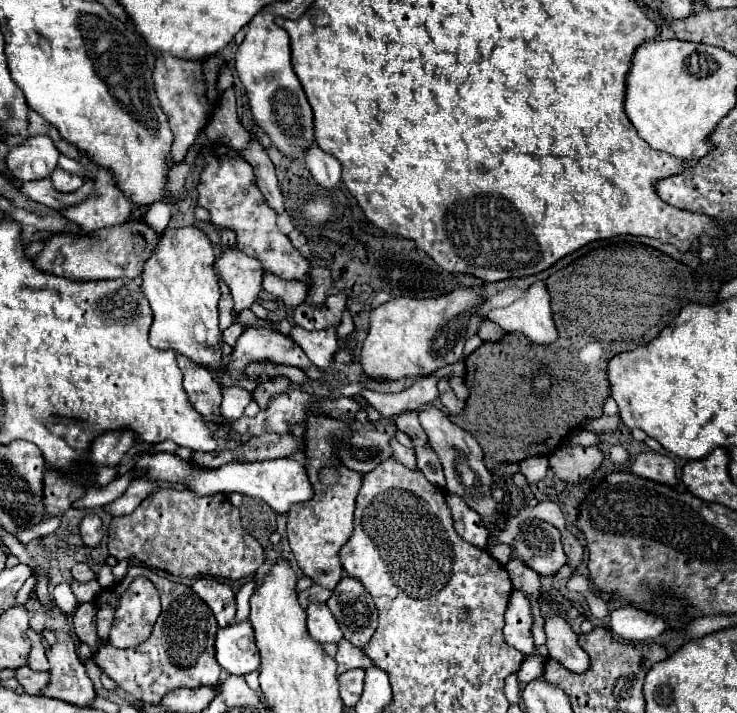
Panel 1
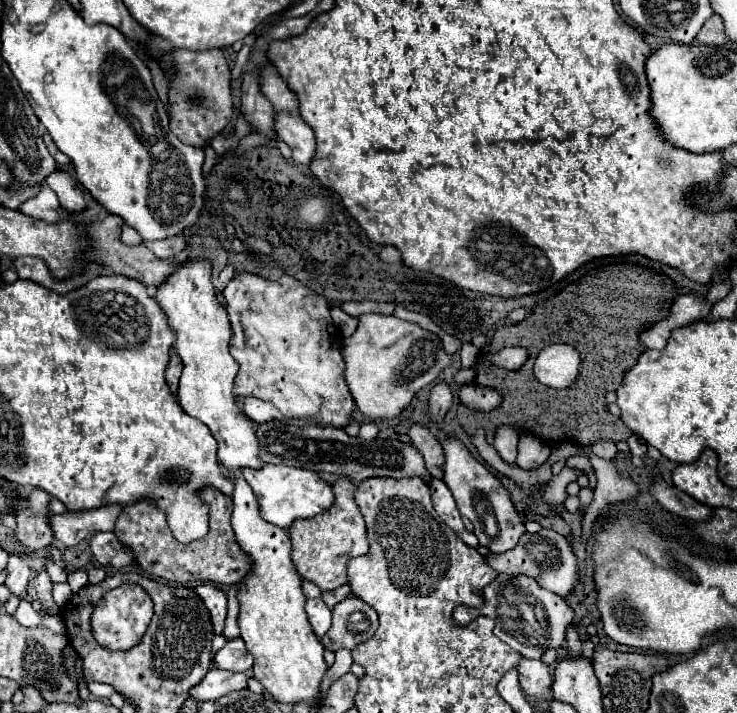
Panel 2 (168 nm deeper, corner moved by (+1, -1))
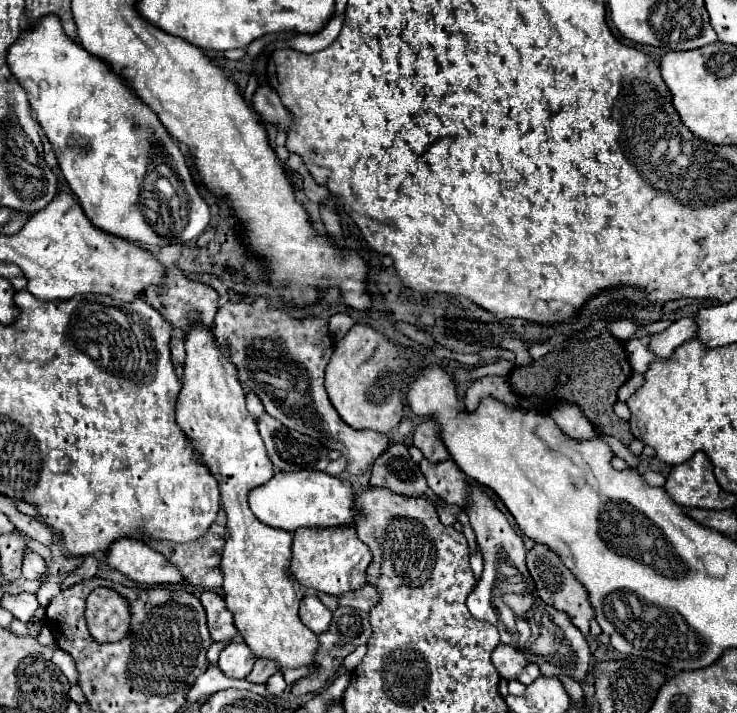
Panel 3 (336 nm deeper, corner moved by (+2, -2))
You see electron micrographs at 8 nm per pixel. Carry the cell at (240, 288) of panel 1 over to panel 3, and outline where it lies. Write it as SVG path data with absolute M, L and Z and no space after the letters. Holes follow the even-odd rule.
M234 294L228 298L222 306L218 306L216 318L214 318L214 334L220 340L230 342L230 352L234 358L234 364L238 366L238 378L240 382L258 394L262 400L266 412L280 420L284 426L308 434L316 440L320 440L324 446L330 446L332 450L340 450L344 456L350 458L350 464L346 472L350 474L362 474L368 470L368 466L386 450L388 438L384 434L372 432L372 430L356 430L348 426L338 412L334 412L334 406L324 390L324 370L334 354L334 340L328 330L328 320L320 316L306 316L306 318L294 318L286 310L268 310L268 312L254 312L252 302L244 294Z

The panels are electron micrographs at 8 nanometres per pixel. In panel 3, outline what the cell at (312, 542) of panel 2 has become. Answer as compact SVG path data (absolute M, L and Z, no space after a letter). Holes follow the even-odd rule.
M334 526L334 528L302 528L296 530L292 542L292 564L290 572L294 578L318 592L330 596L340 596L344 592L356 590L366 584L366 566L370 564L372 554L368 546L358 538L354 526Z

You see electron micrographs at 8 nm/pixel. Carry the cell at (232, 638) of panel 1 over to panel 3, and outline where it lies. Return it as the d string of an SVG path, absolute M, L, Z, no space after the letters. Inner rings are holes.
M230 642L220 652L218 668L230 678L246 678L254 662L256 662L256 656L250 652L250 648L244 642Z

